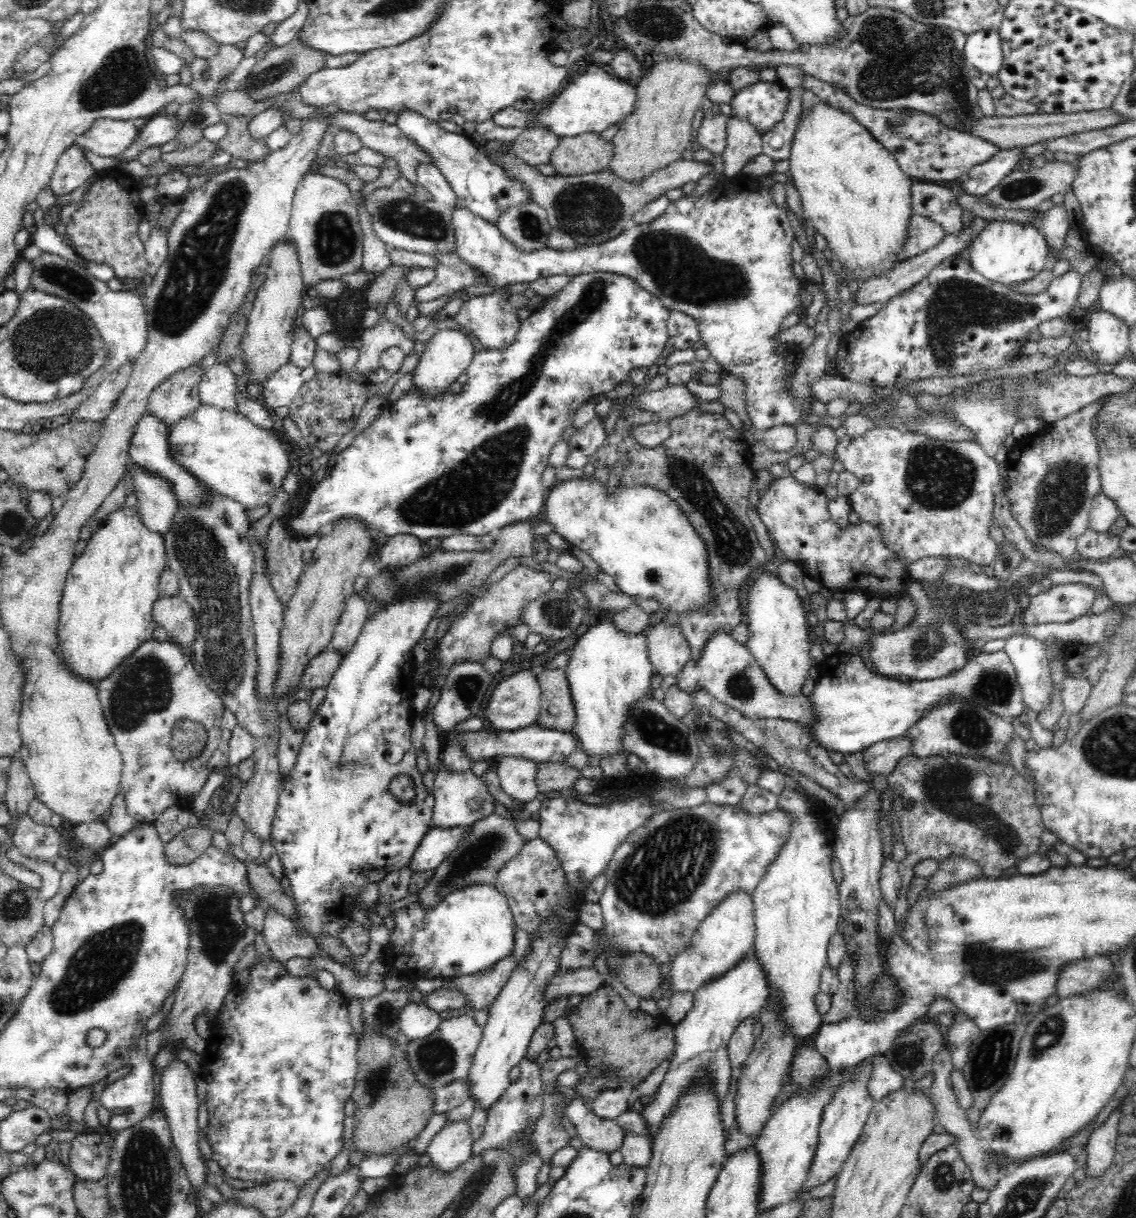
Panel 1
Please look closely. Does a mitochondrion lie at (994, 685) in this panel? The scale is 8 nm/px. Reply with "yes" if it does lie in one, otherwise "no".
yes

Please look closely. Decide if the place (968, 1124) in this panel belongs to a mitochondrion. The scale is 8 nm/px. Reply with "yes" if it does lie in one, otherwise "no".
no

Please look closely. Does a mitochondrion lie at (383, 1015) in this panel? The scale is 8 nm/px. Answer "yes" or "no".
yes

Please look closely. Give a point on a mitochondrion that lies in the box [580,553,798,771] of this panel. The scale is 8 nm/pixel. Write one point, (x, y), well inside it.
(653, 728)

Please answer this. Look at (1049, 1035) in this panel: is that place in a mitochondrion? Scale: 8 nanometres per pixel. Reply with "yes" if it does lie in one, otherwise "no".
yes

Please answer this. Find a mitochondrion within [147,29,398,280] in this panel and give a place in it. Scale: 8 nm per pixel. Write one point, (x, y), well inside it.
(335, 239)

